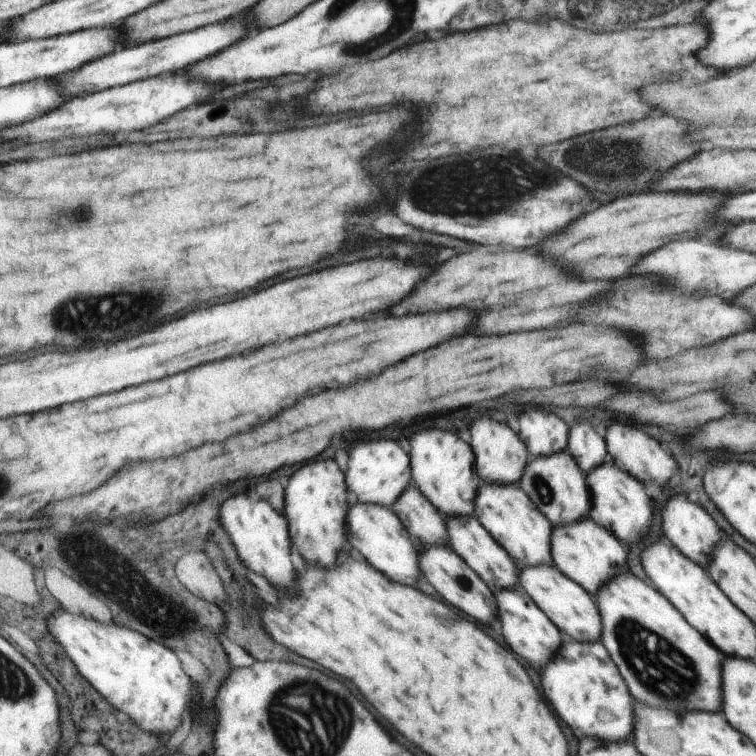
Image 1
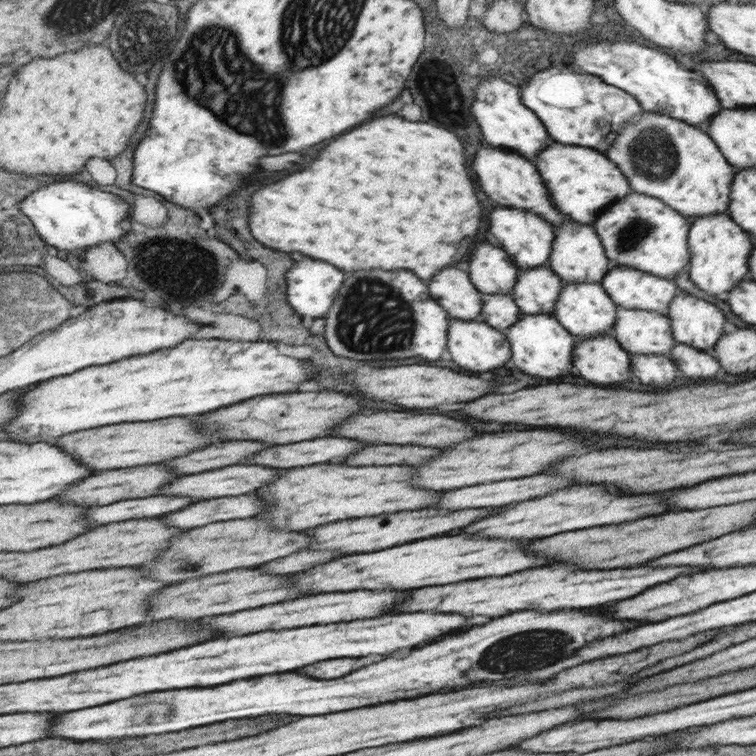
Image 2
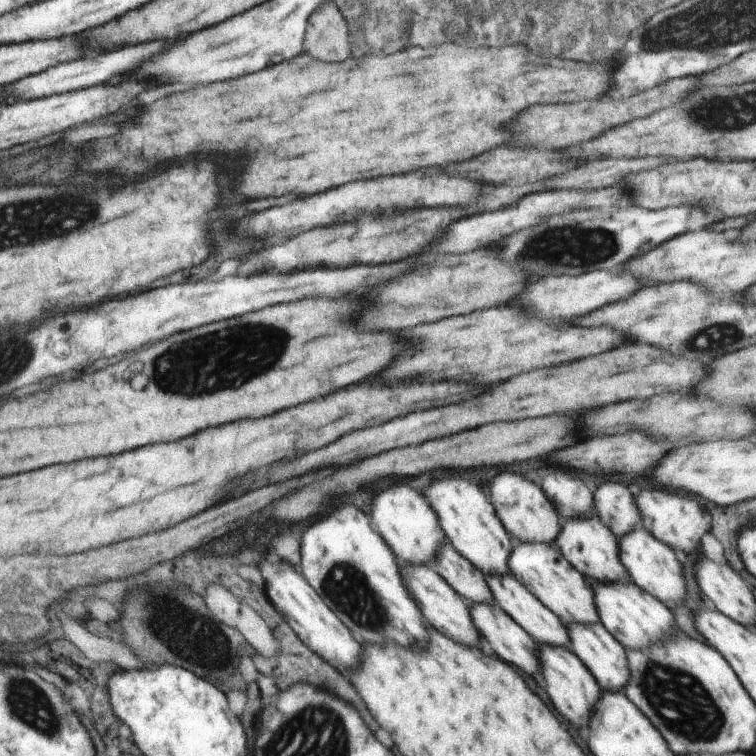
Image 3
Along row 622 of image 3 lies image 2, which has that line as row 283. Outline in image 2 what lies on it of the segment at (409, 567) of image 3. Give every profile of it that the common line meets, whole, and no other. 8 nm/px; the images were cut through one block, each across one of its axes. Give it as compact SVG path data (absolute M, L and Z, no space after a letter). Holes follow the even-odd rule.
M446 268L438 280L430 282L430 293L450 317L460 320L480 320L483 312L482 292L473 283L468 272Z

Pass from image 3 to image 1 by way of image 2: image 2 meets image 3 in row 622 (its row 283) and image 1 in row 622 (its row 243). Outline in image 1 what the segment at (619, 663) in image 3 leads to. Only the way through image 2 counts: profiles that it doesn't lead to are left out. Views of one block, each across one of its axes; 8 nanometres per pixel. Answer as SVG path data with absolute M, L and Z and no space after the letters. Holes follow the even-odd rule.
M544 564L544 566L518 567L520 574L520 587L530 598L534 599L539 607L552 621L562 630L566 638L576 642L601 642L600 637L604 624L602 623L600 608L593 596L590 596L580 584L571 578L566 578L565 574L556 564Z

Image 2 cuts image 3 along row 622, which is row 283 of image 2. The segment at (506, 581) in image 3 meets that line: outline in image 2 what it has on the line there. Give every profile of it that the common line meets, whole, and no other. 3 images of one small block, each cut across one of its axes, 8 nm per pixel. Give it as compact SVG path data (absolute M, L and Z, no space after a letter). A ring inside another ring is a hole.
M537 266L536 268L519 269L519 278L512 296L518 304L521 312L525 314L550 314L554 316L555 306L563 290L563 280L548 266Z

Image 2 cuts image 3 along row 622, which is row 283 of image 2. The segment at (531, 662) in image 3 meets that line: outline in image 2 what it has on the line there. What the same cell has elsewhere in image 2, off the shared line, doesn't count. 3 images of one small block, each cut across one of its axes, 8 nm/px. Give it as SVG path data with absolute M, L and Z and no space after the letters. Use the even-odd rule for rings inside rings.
M480 244L468 264L469 276L480 292L512 296L519 278L519 267L504 249Z

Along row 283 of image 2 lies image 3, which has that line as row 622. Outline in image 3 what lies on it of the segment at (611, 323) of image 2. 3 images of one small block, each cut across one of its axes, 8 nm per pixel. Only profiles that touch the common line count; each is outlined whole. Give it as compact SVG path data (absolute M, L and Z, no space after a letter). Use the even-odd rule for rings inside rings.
M519 542L510 554L510 573L529 588L554 614L567 624L598 624L597 599L585 575L573 566L555 544Z

